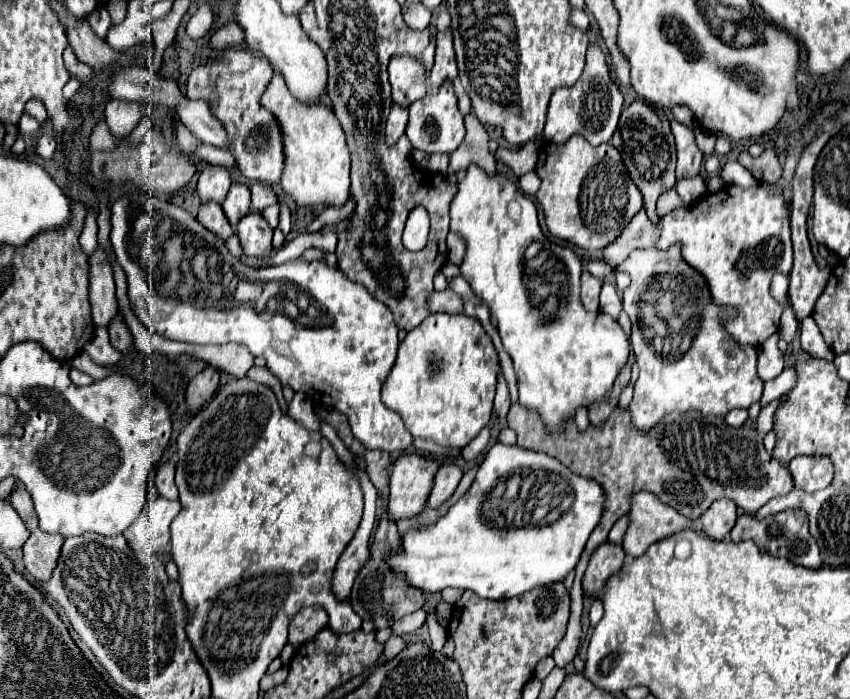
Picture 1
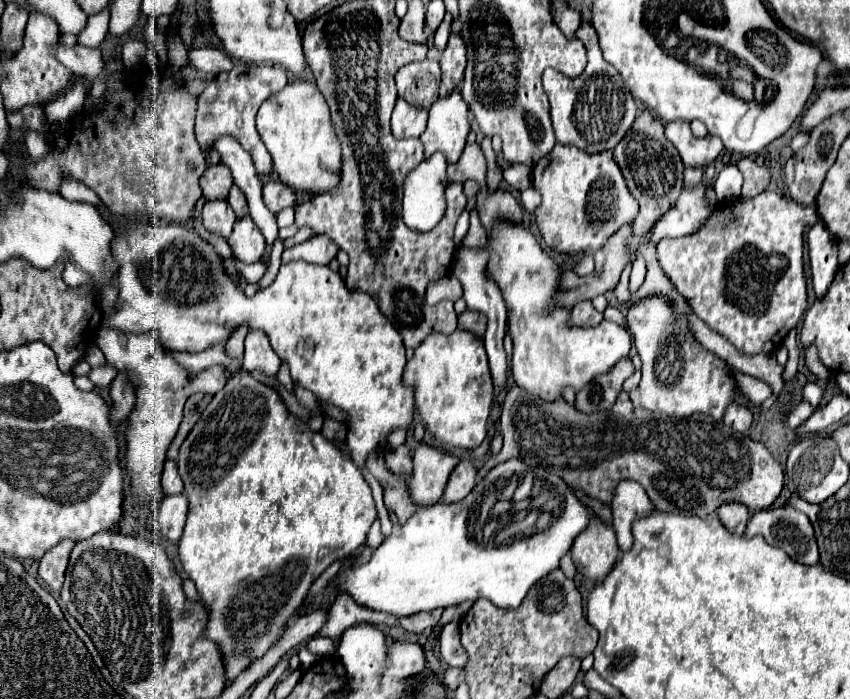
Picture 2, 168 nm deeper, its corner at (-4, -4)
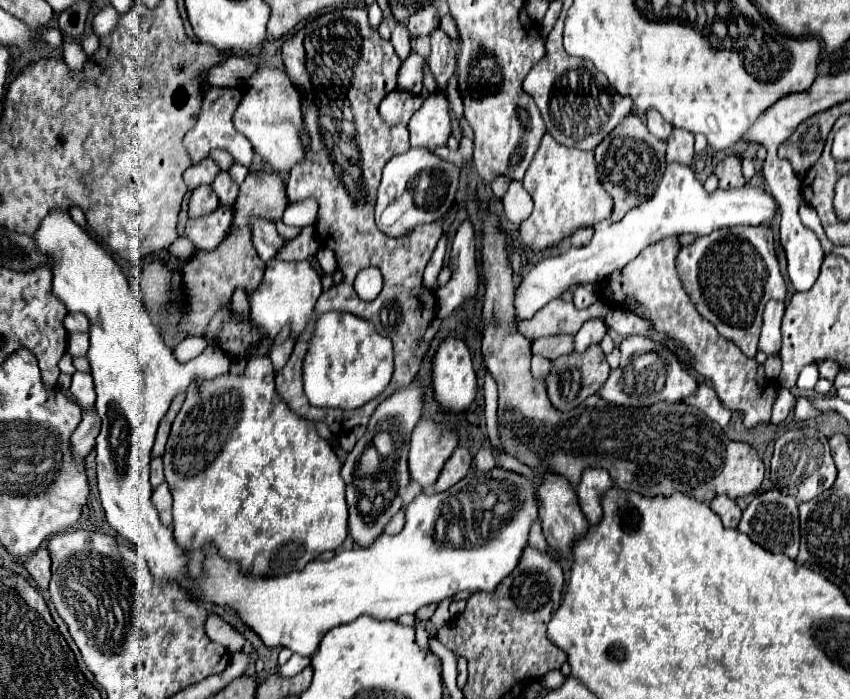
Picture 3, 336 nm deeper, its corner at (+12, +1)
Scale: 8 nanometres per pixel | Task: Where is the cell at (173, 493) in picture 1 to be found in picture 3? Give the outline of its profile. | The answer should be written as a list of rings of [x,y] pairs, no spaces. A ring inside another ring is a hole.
[[[152,459],[152,463],[150,463],[150,483],[152,483],[152,489],[156,489],[162,481],[164,481],[162,459]]]

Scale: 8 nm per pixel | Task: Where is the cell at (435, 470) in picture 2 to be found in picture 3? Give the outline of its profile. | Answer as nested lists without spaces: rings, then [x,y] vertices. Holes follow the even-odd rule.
[[[420,419],[412,433],[410,443],[410,477],[420,483],[420,487],[430,487],[436,483],[446,459],[458,445],[456,429],[444,429],[432,419]]]

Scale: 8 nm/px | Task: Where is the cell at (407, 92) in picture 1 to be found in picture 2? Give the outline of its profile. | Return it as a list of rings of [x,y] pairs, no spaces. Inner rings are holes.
[[[433,45],[425,60],[402,66],[396,72],[398,96],[416,108],[430,108],[438,100],[440,88],[440,54]]]

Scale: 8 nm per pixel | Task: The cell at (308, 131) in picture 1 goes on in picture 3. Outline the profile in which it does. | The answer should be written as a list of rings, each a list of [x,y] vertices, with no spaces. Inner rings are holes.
[[[262,67],[246,81],[242,101],[232,117],[236,131],[240,131],[252,143],[254,151],[262,155],[262,159],[278,173],[290,171],[296,163],[300,163],[304,159],[306,147],[310,145],[300,105],[302,95],[286,71]]]

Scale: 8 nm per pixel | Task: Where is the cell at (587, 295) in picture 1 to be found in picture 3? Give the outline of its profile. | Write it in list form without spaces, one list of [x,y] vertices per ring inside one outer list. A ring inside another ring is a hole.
[[[554,299],[548,305],[544,305],[532,321],[518,323],[518,331],[528,339],[540,339],[560,333],[574,335],[588,319],[603,319],[610,309],[610,305],[599,300],[588,309],[576,309],[572,303],[566,303],[562,299]]]

